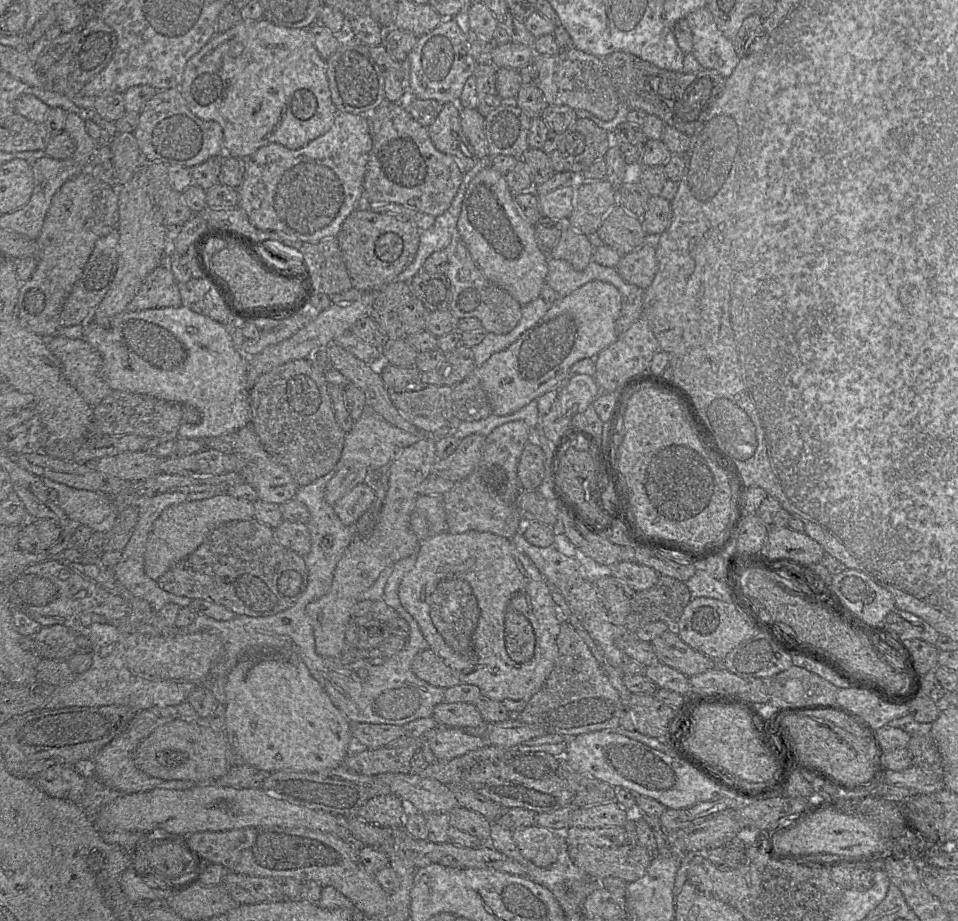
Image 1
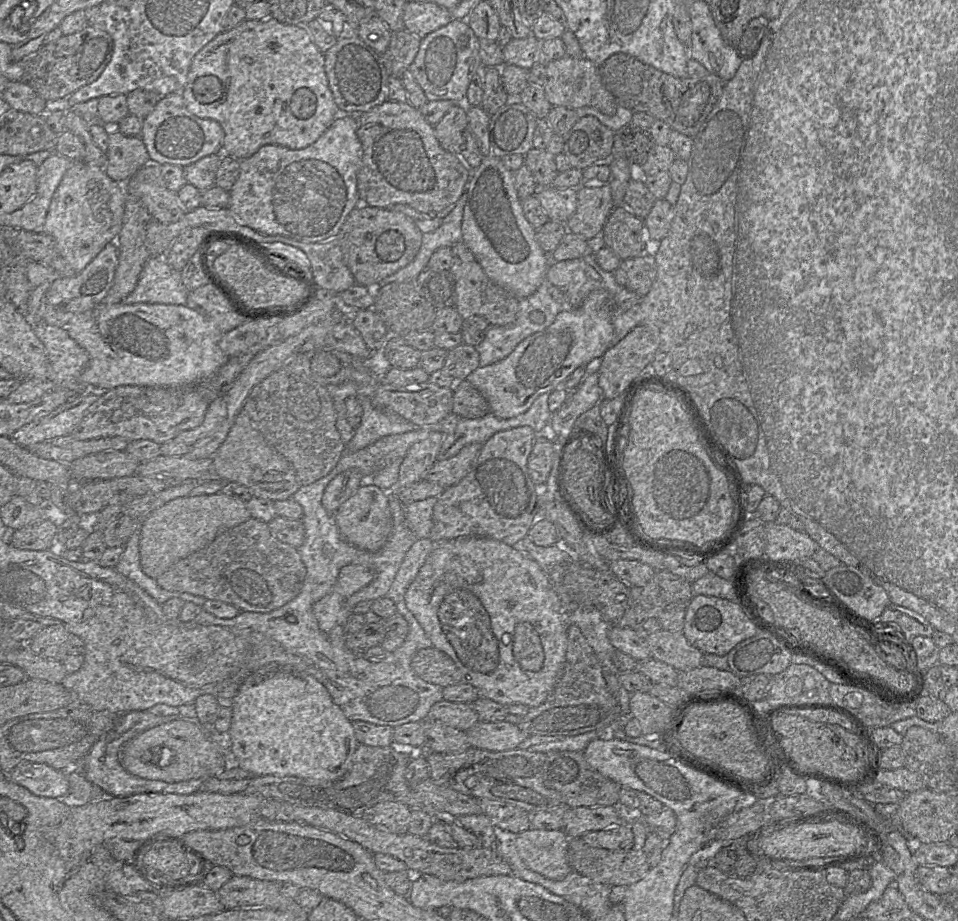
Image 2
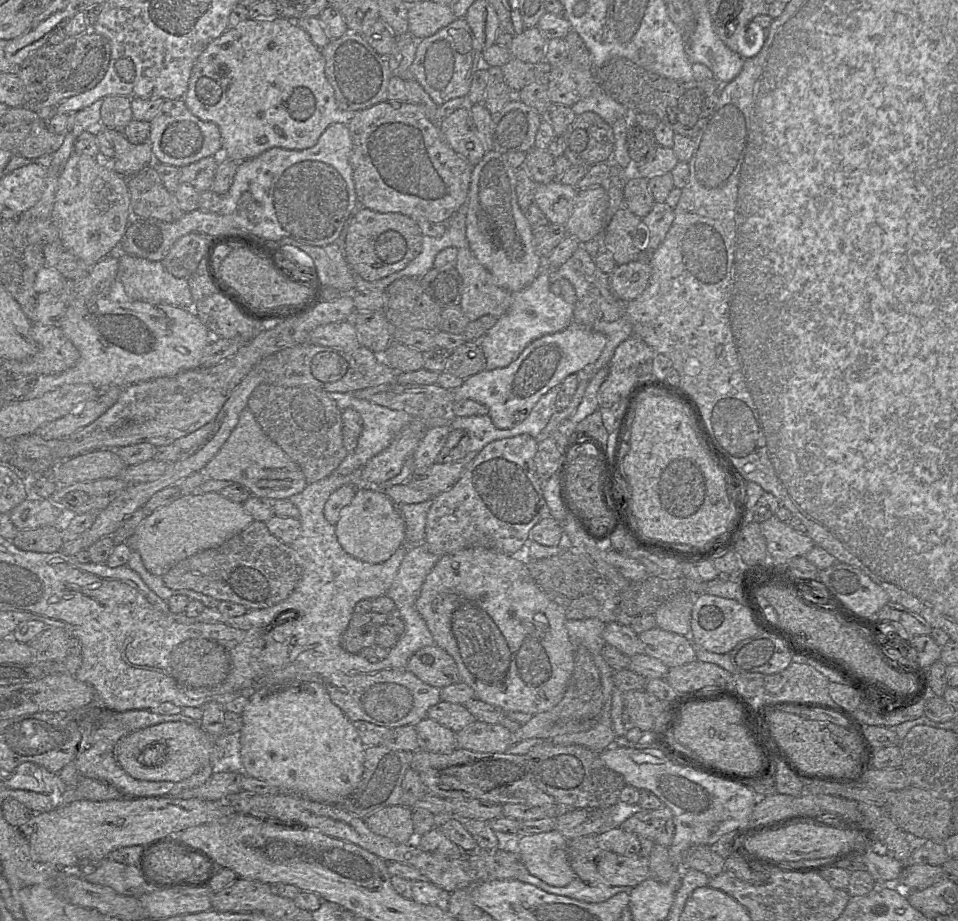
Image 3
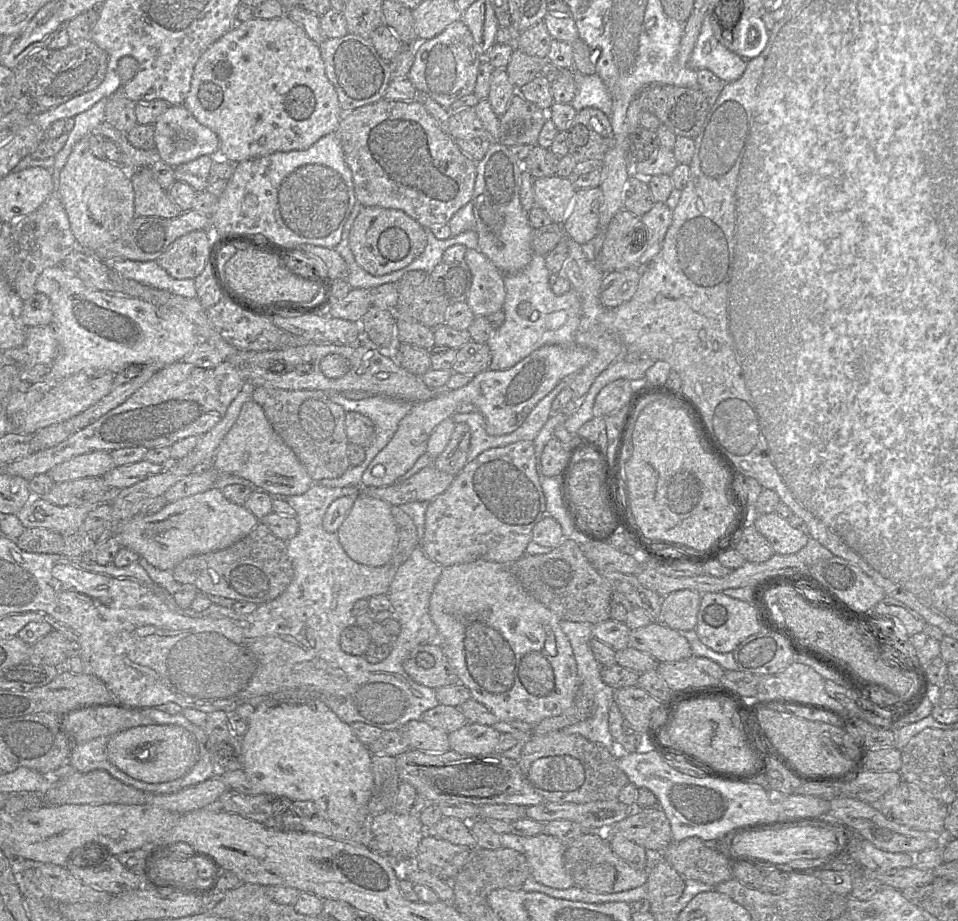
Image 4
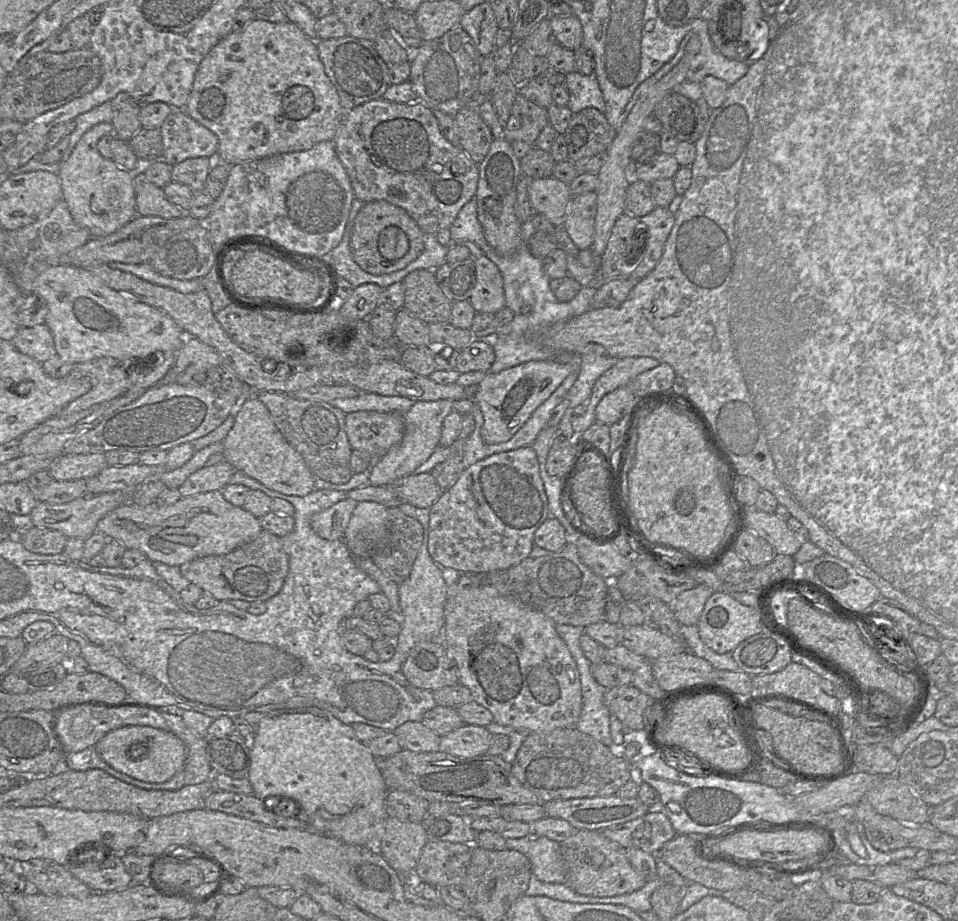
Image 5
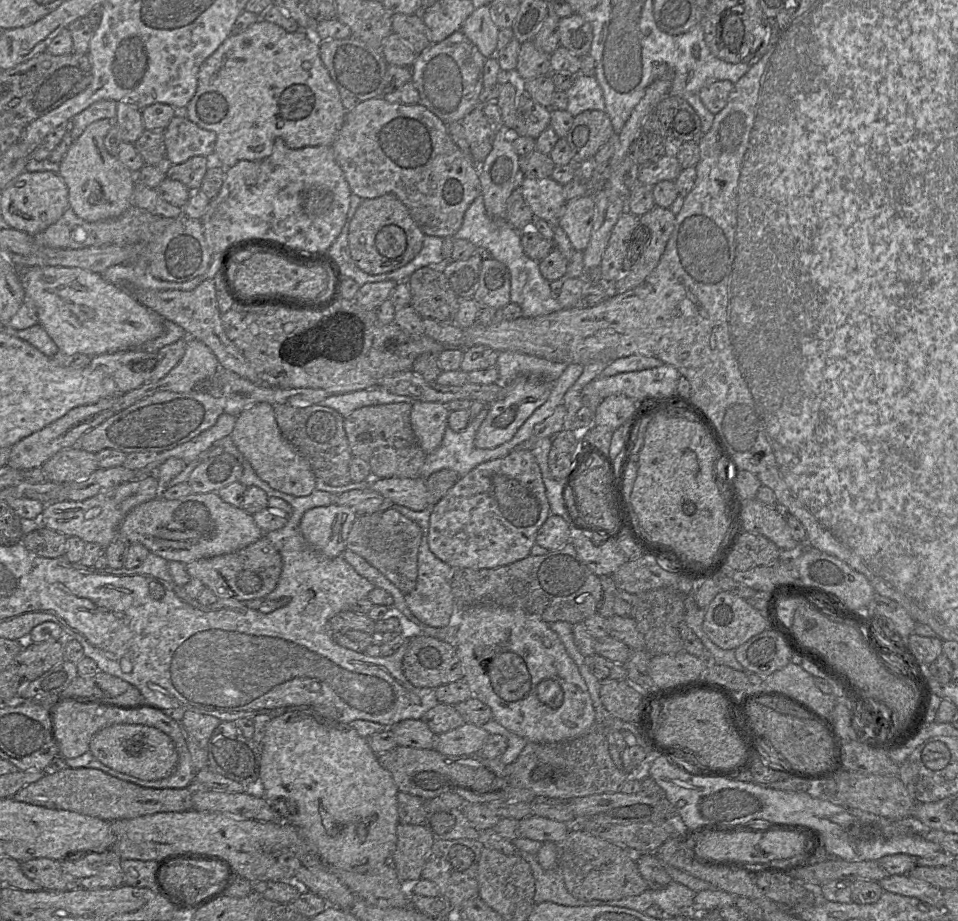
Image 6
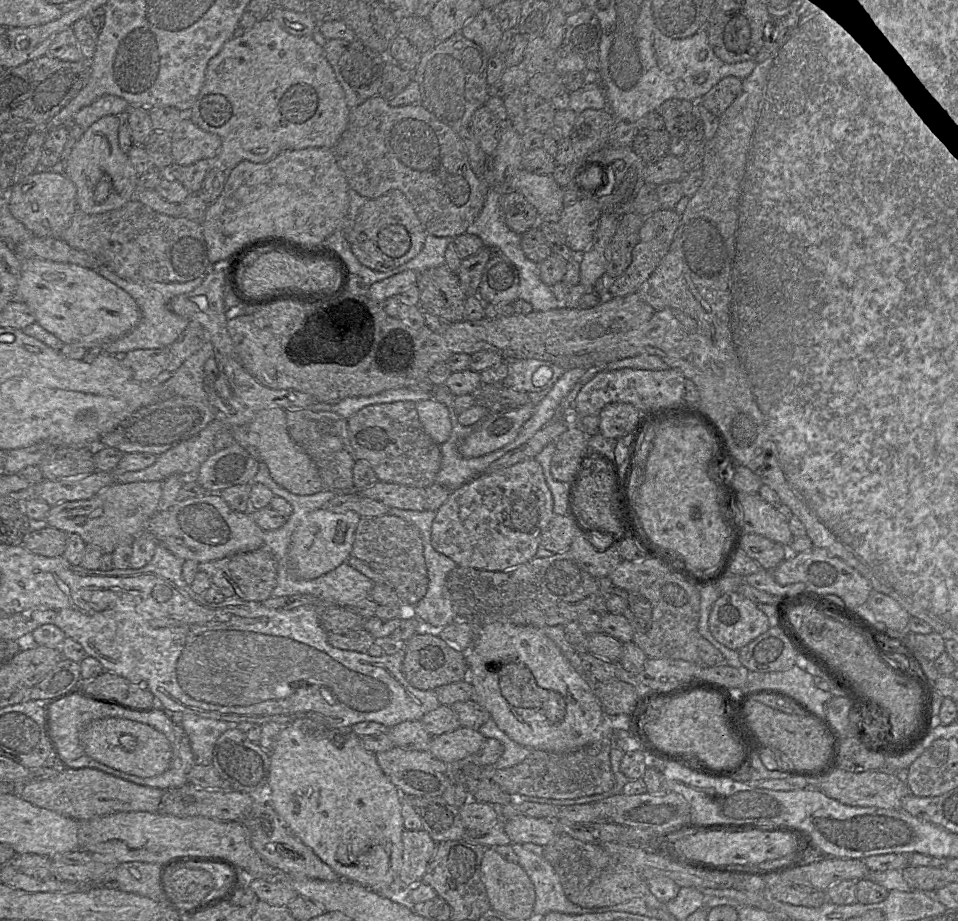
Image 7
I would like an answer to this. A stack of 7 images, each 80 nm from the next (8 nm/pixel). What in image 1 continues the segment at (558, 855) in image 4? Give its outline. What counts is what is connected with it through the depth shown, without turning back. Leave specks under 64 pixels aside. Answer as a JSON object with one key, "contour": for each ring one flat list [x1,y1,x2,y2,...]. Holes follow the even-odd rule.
{"contour":[[537,825,518,828,512,836,523,857,541,868,555,863,563,841,561,833]]}

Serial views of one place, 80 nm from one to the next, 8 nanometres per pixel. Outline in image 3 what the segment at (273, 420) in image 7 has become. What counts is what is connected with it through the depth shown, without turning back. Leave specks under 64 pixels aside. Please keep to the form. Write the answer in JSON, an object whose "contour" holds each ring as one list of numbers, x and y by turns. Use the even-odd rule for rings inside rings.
{"contour":[[247,407,240,413,238,423,219,452,203,469,207,479,234,482,245,487,251,496,272,501,289,499,308,485,300,466,262,430]]}

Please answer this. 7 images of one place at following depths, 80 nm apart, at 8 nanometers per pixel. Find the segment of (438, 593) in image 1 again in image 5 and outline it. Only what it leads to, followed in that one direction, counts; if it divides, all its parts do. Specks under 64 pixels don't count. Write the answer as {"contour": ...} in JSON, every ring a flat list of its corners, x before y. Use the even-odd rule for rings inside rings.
{"contour":[[486,585,464,588,455,595,447,595,442,642,457,665,458,683,470,690,473,701,488,709,492,713,495,723,502,726,509,726,526,736,528,732,551,731,557,728,575,728,581,714,582,696,580,674,573,656,564,640,558,635,555,627,556,624,554,621,543,613,521,604,516,599,504,596,493,586]]}

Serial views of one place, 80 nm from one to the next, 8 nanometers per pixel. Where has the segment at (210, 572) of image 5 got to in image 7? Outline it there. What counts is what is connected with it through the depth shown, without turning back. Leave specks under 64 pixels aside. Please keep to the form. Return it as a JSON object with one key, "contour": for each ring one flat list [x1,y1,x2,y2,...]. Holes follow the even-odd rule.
{"contour":[[265,547,257,550,231,555,219,560,202,562,198,564,198,572,206,573,211,582,211,587,216,587,225,598,239,598,244,601,262,602,271,597,271,594,277,584,277,561]]}

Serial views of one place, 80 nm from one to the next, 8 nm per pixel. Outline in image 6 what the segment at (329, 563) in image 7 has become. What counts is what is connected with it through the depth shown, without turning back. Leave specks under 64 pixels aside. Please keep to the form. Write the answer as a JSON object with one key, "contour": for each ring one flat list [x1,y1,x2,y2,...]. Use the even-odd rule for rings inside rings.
{"contour":[[332,504,308,510,300,530,316,551,328,558,343,556,349,532,358,514,347,506]]}

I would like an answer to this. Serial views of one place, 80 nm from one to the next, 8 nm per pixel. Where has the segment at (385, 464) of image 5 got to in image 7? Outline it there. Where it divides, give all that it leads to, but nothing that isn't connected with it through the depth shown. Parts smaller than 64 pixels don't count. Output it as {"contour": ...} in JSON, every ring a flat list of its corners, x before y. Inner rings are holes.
{"contour":[[421,400,416,402,416,410,425,432,432,440,438,445,447,441,452,430,447,406,436,400]]}

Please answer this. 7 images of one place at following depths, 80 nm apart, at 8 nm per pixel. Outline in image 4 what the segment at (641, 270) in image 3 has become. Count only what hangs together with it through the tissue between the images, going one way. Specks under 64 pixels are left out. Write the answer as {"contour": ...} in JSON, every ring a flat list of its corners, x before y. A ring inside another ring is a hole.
{"contour":[[638,266,606,273,600,287,601,304,615,308,629,301,637,290,640,275]]}

